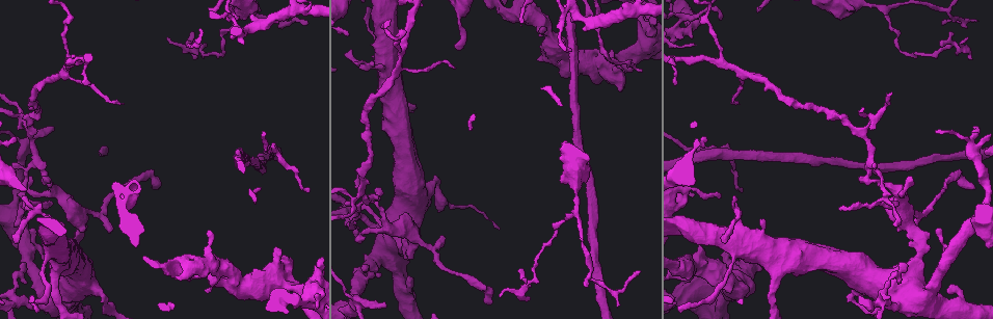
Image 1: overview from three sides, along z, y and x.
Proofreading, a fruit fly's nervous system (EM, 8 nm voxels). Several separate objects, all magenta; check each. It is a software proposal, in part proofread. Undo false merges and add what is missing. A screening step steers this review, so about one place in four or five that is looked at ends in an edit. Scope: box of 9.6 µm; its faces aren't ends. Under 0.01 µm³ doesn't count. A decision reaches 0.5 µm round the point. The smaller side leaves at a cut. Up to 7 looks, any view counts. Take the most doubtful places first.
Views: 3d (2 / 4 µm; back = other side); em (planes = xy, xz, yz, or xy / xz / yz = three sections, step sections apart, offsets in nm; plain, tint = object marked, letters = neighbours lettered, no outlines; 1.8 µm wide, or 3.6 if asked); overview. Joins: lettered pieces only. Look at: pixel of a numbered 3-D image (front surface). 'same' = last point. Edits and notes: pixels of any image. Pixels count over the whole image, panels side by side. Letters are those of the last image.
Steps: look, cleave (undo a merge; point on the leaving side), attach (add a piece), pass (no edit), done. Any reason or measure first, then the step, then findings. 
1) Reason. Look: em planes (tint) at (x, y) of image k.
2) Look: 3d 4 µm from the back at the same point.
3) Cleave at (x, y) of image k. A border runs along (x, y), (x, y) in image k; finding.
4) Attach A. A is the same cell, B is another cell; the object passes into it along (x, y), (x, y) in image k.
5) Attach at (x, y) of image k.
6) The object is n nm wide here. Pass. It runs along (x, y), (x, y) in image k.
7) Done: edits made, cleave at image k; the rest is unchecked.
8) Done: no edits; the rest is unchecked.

Sharp bend. Look: em planes (tint) at (735, 270) of image 1.

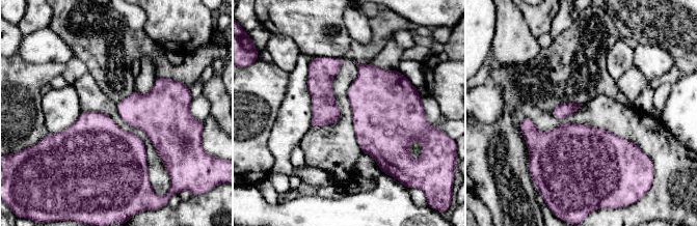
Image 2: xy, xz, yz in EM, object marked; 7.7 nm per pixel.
Look: em planes (letters) at the same point.

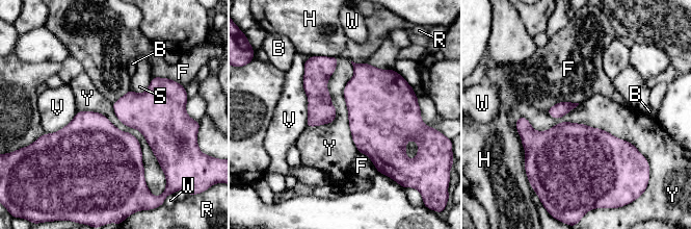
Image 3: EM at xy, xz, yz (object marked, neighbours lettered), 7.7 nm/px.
Pass. B, F, H, R, S, V, W and Y are other cells; all the same neuron.

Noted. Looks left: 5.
Sharp bend. Look: 3d 4 µm at (690, 294) of image 1.

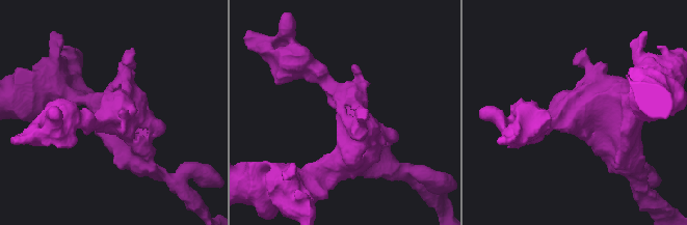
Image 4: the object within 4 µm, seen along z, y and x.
Look: em 3.6 µm yz step 8 (letters) at (347, 113) of image 4.

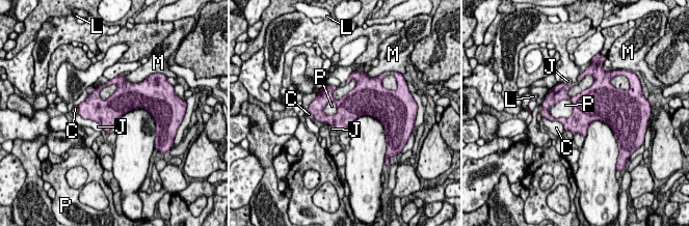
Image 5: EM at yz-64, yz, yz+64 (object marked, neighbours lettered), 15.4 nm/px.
Pass. C, J, L, M and P are other cells; a border runs along (573, 103), (562, 99), (548, 112) in image 5; one neuron here.

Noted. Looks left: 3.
Branch point. Look: em planes (letters) at (371, 197) of image 1.

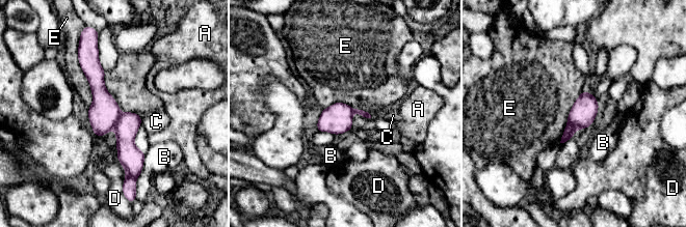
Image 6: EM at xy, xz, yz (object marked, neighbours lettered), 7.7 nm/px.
The longest contact is with E, 460 nm. Cleave at (103, 114) of image 6. A, B, C, D and E are other cells; two neurons meet here.

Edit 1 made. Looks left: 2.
Done: edits made, cleave at image 6; the rest is unchecked.

